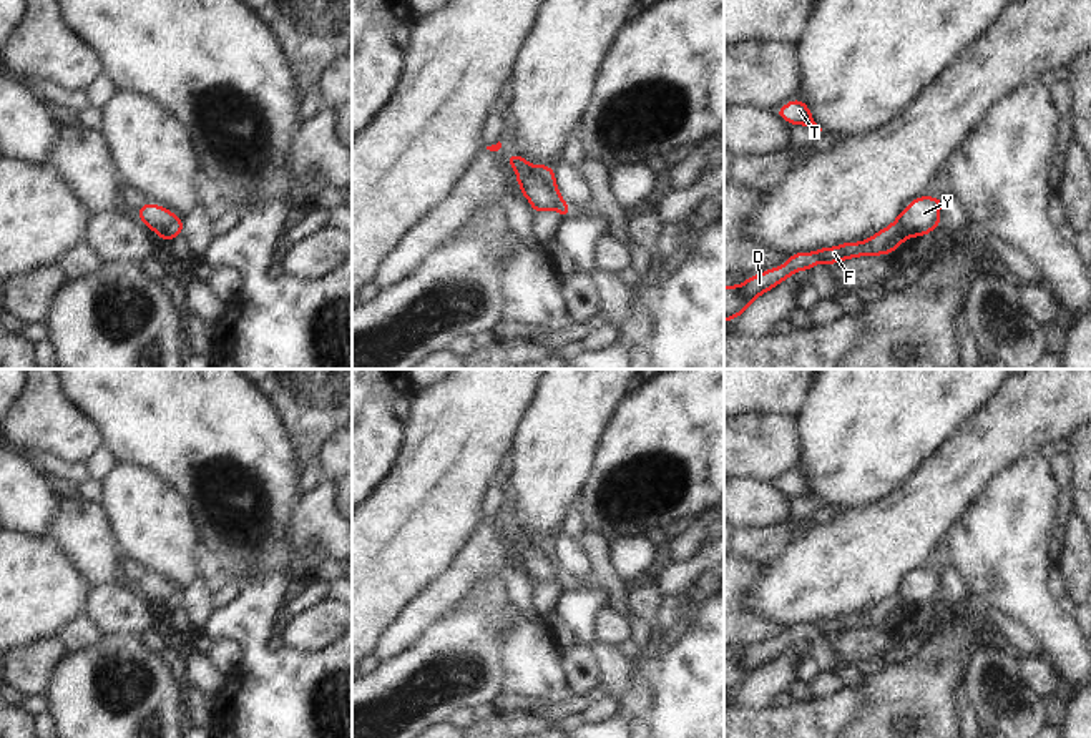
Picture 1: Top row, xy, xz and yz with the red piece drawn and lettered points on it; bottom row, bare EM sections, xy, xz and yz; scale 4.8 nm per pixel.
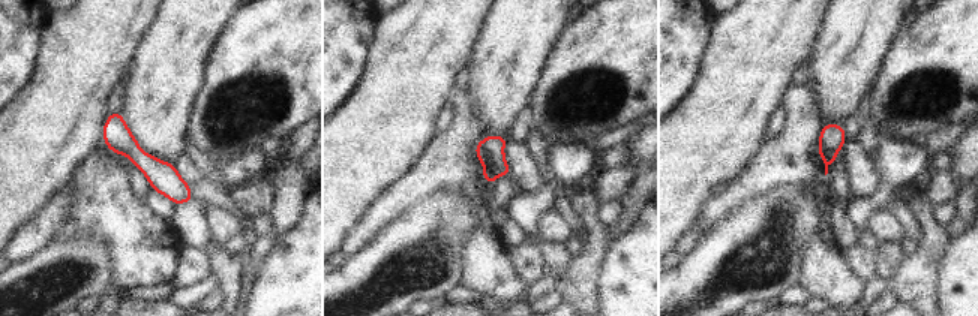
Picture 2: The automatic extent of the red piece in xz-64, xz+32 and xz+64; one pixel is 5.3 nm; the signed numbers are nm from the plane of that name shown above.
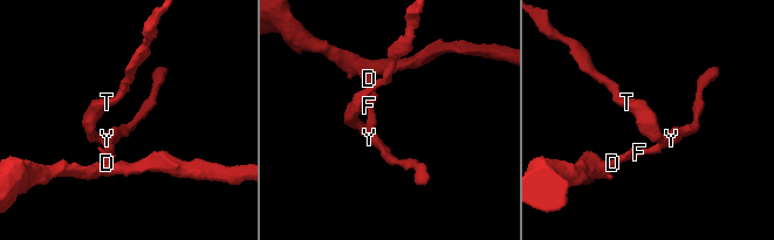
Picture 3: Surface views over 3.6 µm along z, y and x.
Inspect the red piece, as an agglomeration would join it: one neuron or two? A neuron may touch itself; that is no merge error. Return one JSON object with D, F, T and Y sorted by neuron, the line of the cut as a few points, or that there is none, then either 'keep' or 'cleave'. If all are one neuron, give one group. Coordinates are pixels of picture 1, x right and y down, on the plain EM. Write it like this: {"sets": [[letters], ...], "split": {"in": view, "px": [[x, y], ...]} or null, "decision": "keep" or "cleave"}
{"sets": [["D", "F"], ["T", "Y"]], "split": {"in": "xz", "px": [[530, 539], [542, 555], [557, 564]]}, "decision": "cleave"}

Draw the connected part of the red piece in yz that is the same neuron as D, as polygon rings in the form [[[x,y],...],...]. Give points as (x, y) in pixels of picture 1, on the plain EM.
[[[895,592],[890,598],[860,615],[842,615],[835,620],[822,620],[815,625],[795,625],[779,640],[749,648],[739,658],[724,658],[724,693],[741,688],[762,665],[775,660],[797,643],[812,642],[819,635],[834,638],[837,633],[857,628],[878,628],[895,625],[897,618],[913,607],[908,598]]]

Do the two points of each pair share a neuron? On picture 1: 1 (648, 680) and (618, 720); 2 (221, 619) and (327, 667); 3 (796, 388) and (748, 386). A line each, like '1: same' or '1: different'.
1: different
2: same
3: same

